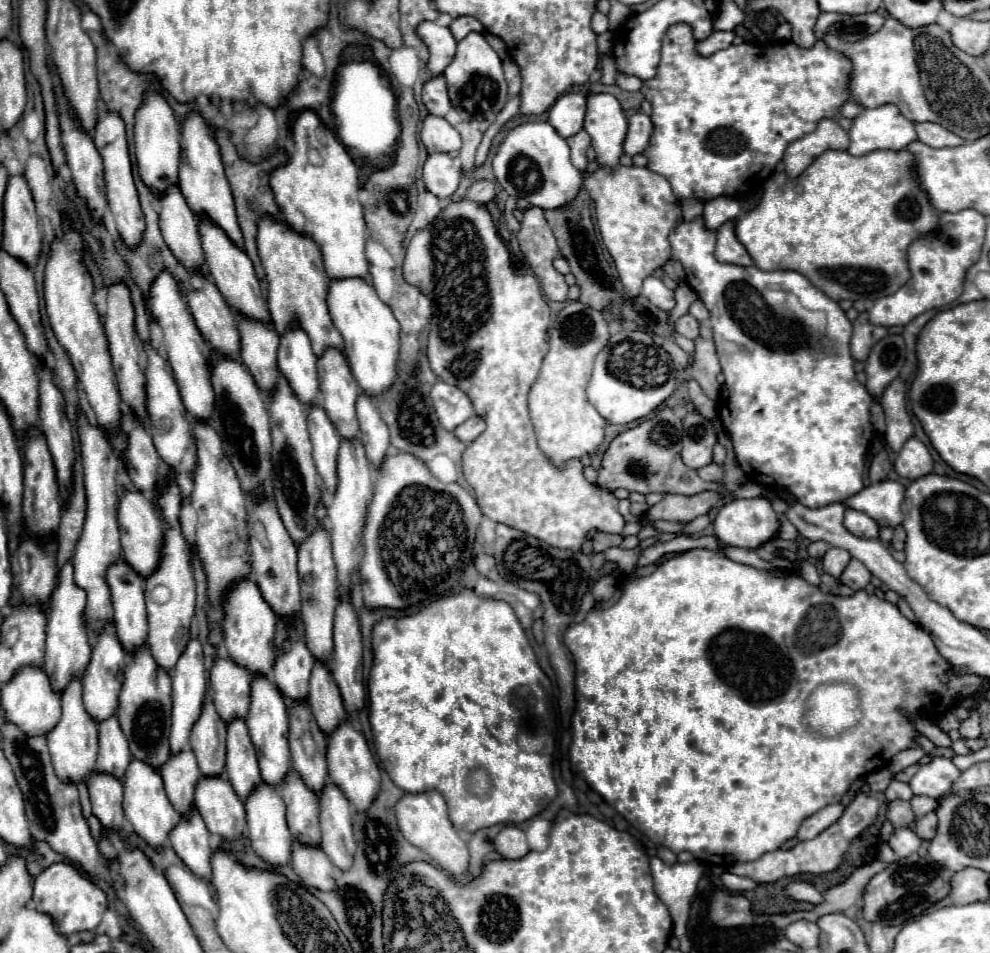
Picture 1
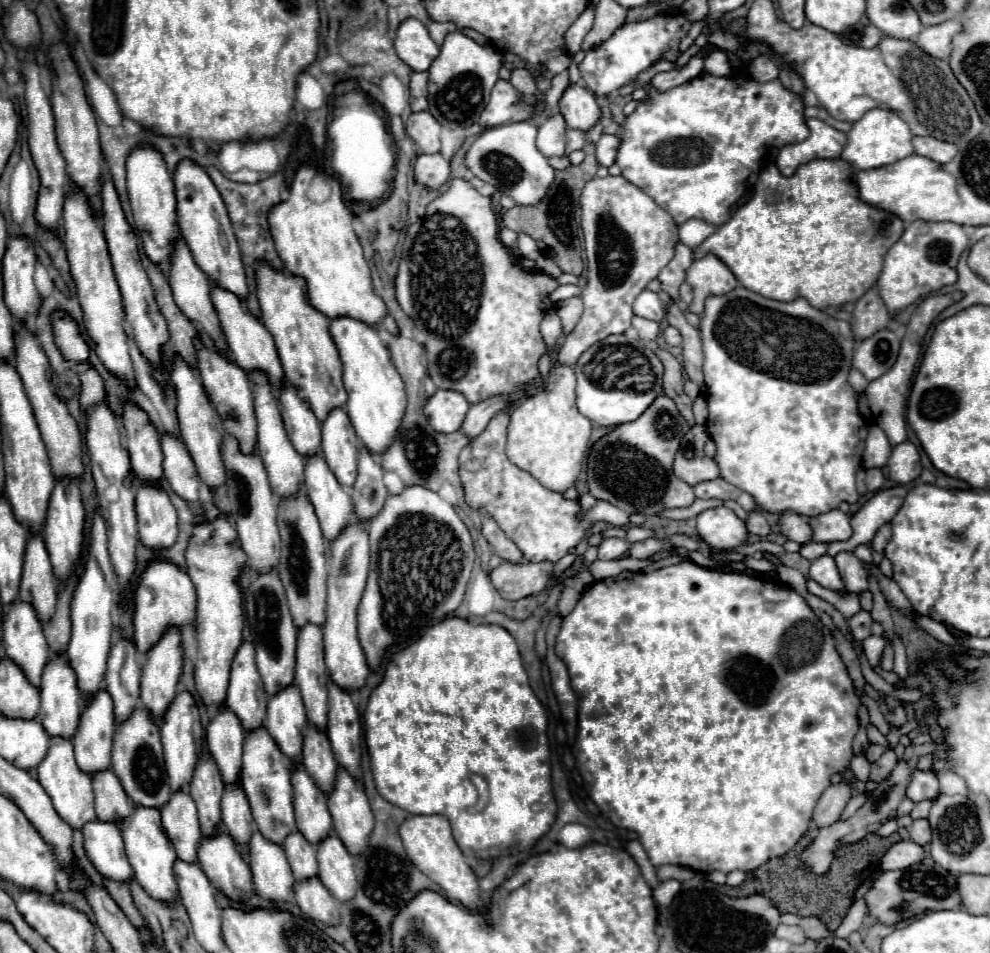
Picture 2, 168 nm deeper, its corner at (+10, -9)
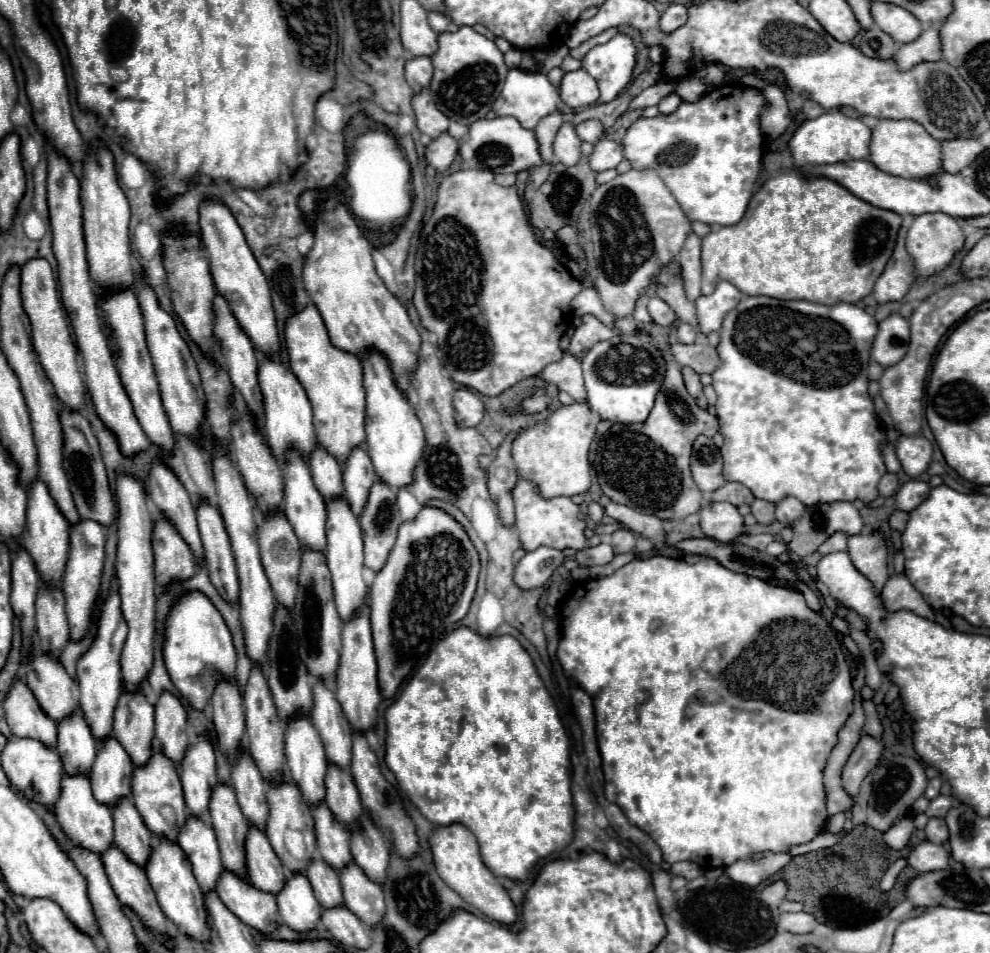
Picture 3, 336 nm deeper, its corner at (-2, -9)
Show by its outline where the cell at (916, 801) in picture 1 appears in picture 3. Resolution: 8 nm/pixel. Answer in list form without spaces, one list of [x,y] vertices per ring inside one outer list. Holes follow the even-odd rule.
[[[938,796],[938,798],[930,800],[930,806],[928,806],[926,814],[928,816],[940,816],[942,818],[950,810],[950,806],[952,806],[952,798],[950,796]]]

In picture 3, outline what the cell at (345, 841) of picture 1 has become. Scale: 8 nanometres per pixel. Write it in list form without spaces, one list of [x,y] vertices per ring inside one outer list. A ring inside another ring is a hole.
[[[350,864],[340,872],[340,882],[346,908],[356,914],[366,926],[378,926],[384,918],[382,888],[366,878],[366,874],[356,864]]]

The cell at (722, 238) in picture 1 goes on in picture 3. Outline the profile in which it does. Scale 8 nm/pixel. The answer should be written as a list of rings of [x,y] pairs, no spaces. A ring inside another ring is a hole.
[[[718,282],[716,290],[710,296],[700,296],[694,302],[700,332],[704,336],[708,336],[710,332],[718,332],[722,328],[722,320],[730,310],[734,310],[740,298],[742,292],[730,282]]]

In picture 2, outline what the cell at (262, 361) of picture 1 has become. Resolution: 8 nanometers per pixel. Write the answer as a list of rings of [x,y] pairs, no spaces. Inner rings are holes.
[[[252,370],[252,372],[248,372],[248,380],[250,380],[252,392],[254,392],[258,452],[262,454],[262,460],[266,462],[266,470],[268,470],[272,490],[278,496],[282,496],[282,494],[286,494],[286,490],[294,490],[294,486],[298,486],[298,482],[302,482],[302,458],[288,440],[288,434],[284,430],[284,424],[282,424],[280,410],[278,410],[278,402],[272,396],[272,384],[270,384],[268,376],[262,370]]]

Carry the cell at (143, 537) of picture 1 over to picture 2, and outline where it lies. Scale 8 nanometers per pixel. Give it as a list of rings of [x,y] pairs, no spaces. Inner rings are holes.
[[[150,560],[134,590],[134,642],[138,652],[146,654],[162,636],[166,626],[184,626],[194,622],[194,584],[188,574],[168,560]]]

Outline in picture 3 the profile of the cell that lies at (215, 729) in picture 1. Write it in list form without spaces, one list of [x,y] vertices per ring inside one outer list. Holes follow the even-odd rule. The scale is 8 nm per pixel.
[[[218,784],[210,798],[210,822],[220,844],[222,864],[228,872],[248,880],[244,842],[248,834],[248,822],[242,818],[240,806],[230,786]]]

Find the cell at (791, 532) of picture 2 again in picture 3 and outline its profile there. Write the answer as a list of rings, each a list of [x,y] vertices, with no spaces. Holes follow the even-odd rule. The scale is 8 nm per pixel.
[[[786,496],[776,504],[776,520],[782,522],[784,526],[790,526],[790,522],[794,522],[794,518],[802,514],[802,510],[804,510],[804,504],[798,498]]]

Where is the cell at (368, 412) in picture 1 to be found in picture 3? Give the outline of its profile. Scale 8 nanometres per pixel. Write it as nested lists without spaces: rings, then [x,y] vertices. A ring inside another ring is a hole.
[[[382,482],[370,488],[368,504],[360,516],[360,528],[364,536],[364,566],[378,572],[388,560],[388,554],[396,542],[398,528],[402,524],[396,492]]]

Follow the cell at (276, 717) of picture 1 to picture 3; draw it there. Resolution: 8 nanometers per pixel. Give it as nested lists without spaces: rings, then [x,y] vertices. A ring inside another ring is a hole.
[[[282,782],[278,786],[270,786],[268,784],[266,798],[268,798],[268,806],[270,806],[270,818],[268,818],[268,824],[266,824],[266,836],[268,836],[276,856],[280,858],[282,866],[292,874],[304,874],[308,864],[318,854],[316,836],[314,836],[312,808],[302,798],[298,786],[294,786],[292,782]],[[304,848],[306,848],[306,856],[298,856],[298,854],[304,854]]]

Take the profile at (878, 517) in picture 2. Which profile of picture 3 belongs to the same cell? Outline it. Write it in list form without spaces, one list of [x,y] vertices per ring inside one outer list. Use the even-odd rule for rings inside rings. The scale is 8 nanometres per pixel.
[[[910,480],[906,484],[902,484],[902,488],[896,494],[896,508],[898,510],[914,510],[930,492],[930,486],[922,480]]]

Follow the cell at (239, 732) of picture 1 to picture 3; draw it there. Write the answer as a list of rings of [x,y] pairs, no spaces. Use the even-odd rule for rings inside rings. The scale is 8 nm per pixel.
[[[250,828],[246,836],[246,868],[254,888],[278,894],[286,884],[286,870],[274,854],[264,832]]]

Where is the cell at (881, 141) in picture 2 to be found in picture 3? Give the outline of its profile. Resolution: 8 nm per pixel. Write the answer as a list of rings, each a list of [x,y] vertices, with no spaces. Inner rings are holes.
[[[880,120],[872,128],[870,142],[870,162],[888,174],[902,174],[902,178],[930,180],[942,172],[942,148],[918,122],[910,120]]]

